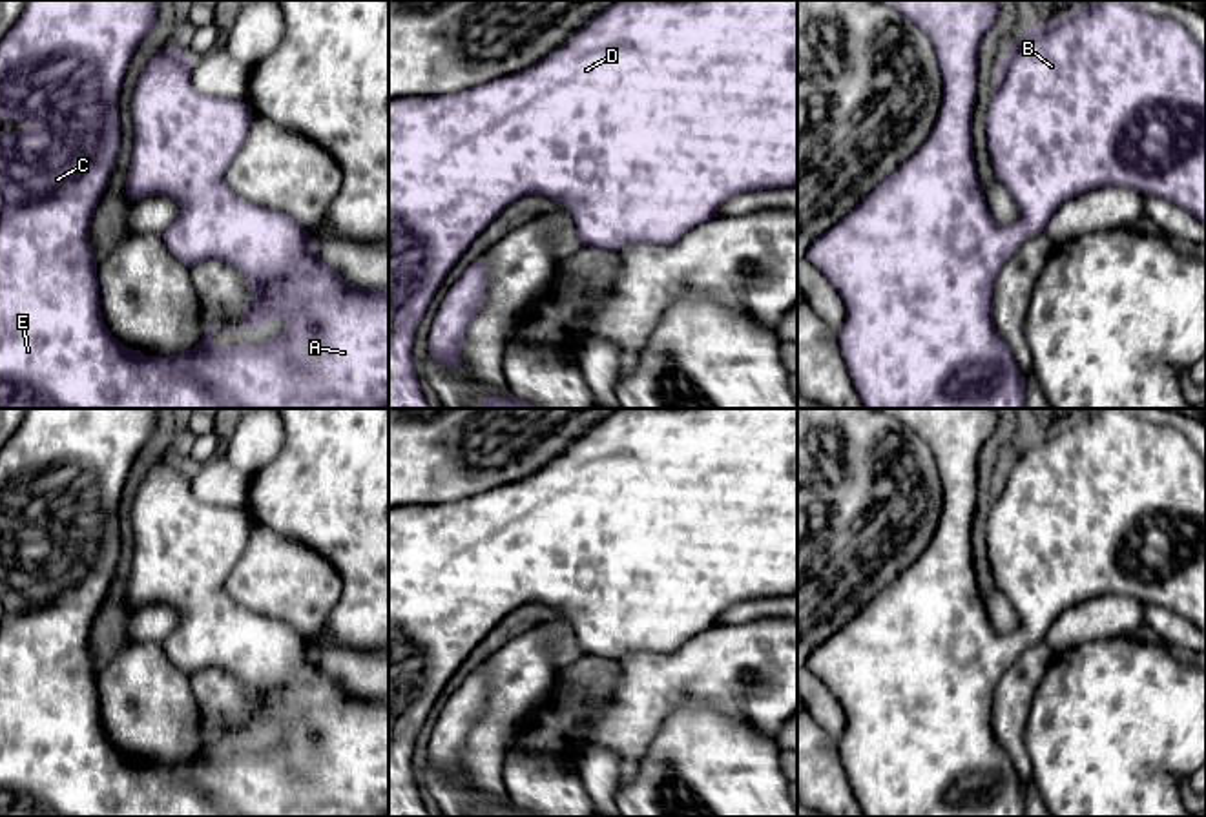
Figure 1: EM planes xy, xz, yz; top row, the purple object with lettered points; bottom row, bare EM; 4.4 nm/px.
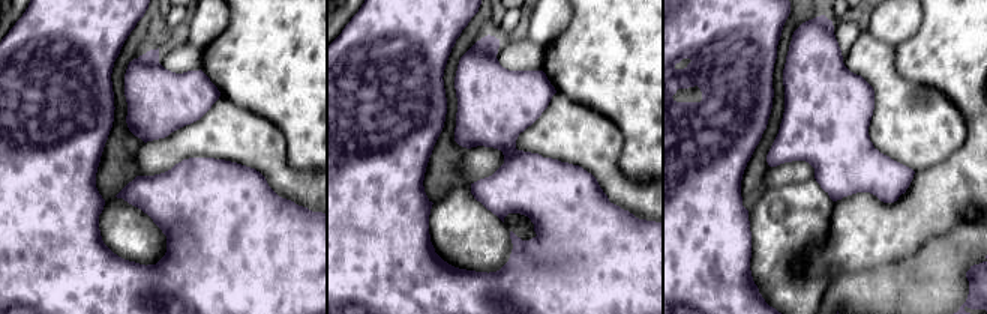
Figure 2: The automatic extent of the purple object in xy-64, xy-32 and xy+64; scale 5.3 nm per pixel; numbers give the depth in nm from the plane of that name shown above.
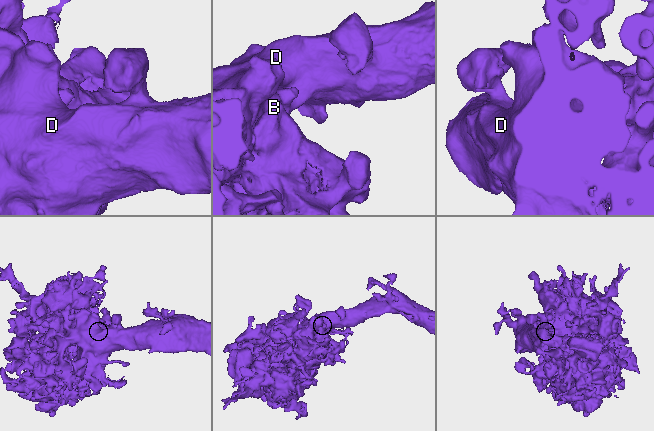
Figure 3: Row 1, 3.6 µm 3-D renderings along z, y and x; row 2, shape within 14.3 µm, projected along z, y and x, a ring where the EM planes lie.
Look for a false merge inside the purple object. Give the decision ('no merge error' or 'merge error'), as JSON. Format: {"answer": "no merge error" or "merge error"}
{"answer": "no merge error"}

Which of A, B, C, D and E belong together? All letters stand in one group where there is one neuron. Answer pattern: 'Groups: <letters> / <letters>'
Groups: A B C D E

